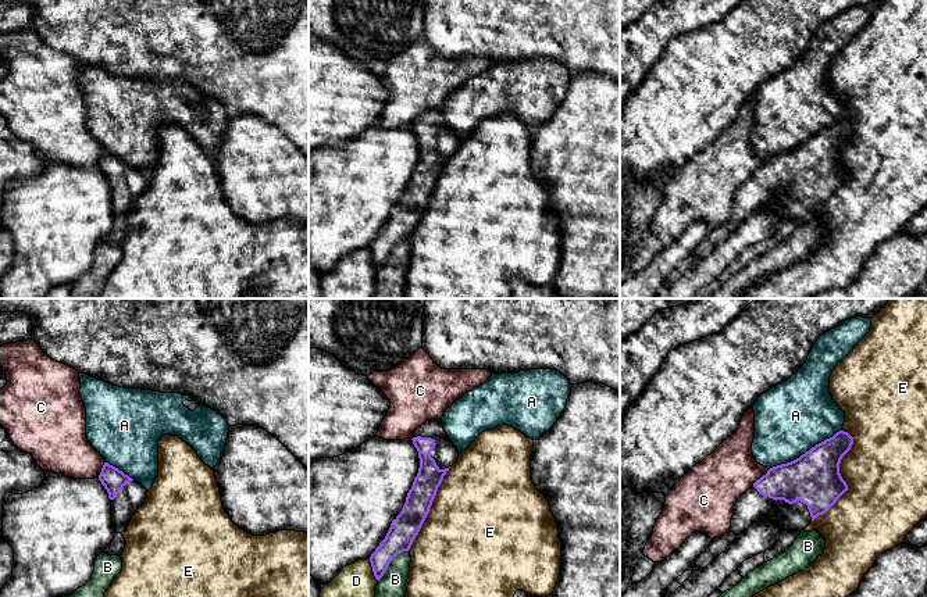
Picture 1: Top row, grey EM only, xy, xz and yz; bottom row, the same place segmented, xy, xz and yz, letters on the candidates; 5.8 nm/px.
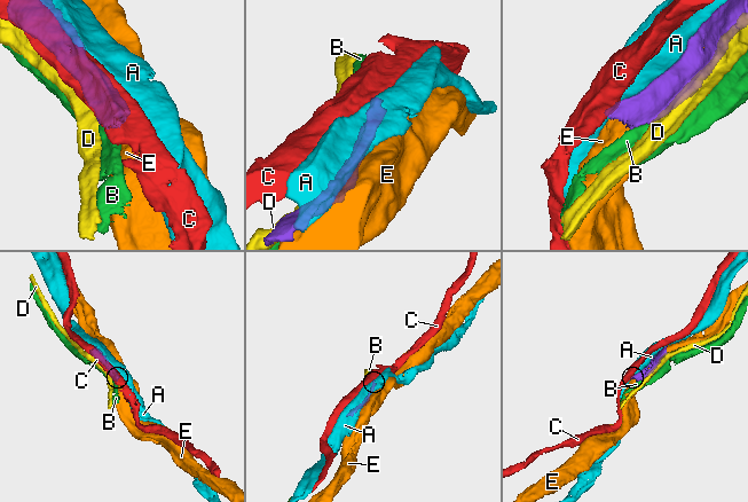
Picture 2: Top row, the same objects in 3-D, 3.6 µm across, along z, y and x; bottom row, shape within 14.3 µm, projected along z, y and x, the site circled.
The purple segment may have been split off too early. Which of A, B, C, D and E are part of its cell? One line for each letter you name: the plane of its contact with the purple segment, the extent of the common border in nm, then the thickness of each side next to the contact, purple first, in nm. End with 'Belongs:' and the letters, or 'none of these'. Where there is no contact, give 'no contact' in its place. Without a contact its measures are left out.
Belongs: none of these

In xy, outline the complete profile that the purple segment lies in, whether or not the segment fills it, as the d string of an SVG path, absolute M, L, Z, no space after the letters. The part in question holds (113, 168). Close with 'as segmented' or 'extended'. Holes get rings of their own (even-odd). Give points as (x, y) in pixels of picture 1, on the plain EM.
M104 151L99 169L111 189L111 208L117 222L122 222L136 199L145 193L147 179L118 157Z; extended

